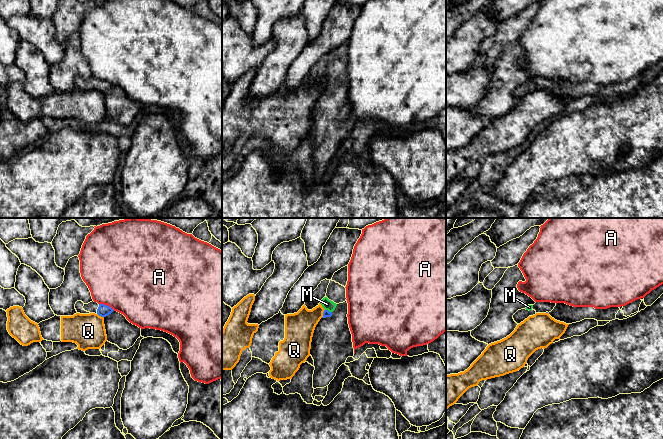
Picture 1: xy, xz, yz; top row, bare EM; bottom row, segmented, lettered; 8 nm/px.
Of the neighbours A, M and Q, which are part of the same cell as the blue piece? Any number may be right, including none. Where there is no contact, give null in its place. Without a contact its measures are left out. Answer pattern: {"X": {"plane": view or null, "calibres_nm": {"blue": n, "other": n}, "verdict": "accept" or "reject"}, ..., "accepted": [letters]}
{"A": {"plane": "xy", "calibres_nm": {"blue": 100, "other": 500}, "verdict": "reject"}, "M": {"plane": "xz", "calibres_nm": {"blue": 60, "other": 90}, "verdict": "accept"}, "Q": {"plane": "xy", "calibres_nm": {"blue": 100, "other": 280}, "verdict": "reject"}, "accepted": ["M"]}

